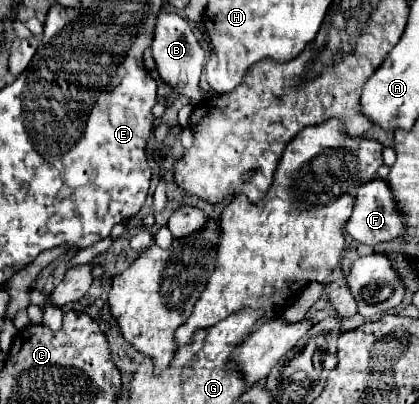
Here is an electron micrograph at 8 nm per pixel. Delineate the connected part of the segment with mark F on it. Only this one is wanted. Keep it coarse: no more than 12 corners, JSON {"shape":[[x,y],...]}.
{"shape":[[387,182],[357,190],[347,234],[381,244],[403,234]]}

